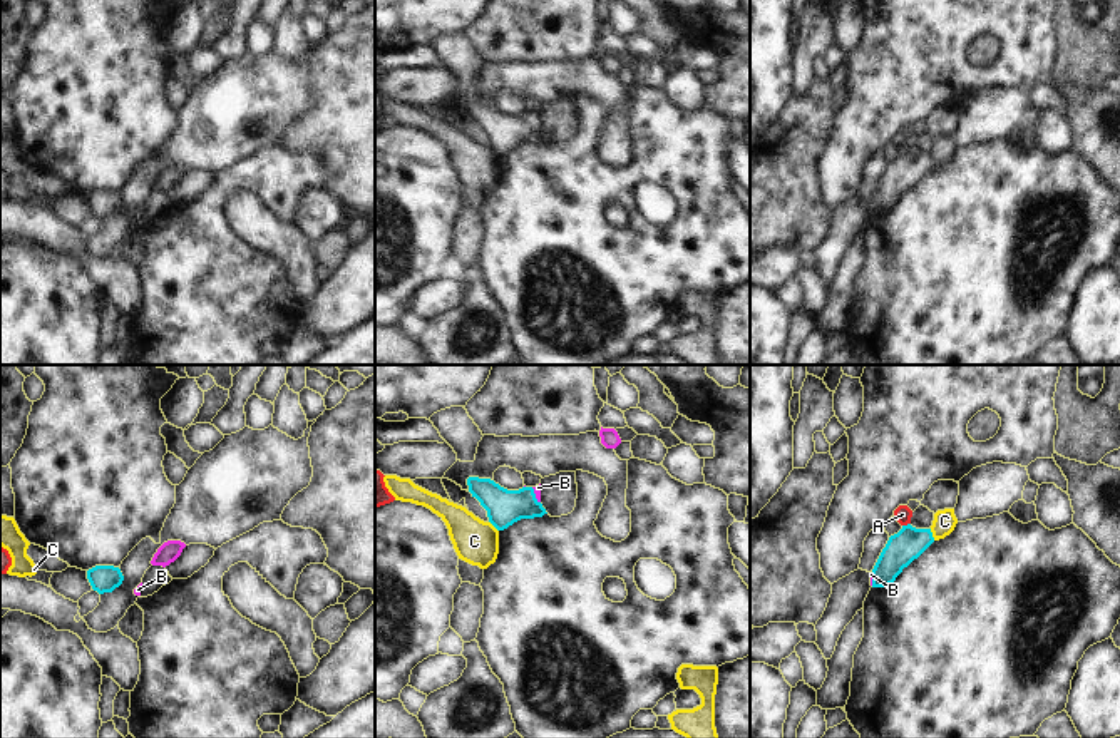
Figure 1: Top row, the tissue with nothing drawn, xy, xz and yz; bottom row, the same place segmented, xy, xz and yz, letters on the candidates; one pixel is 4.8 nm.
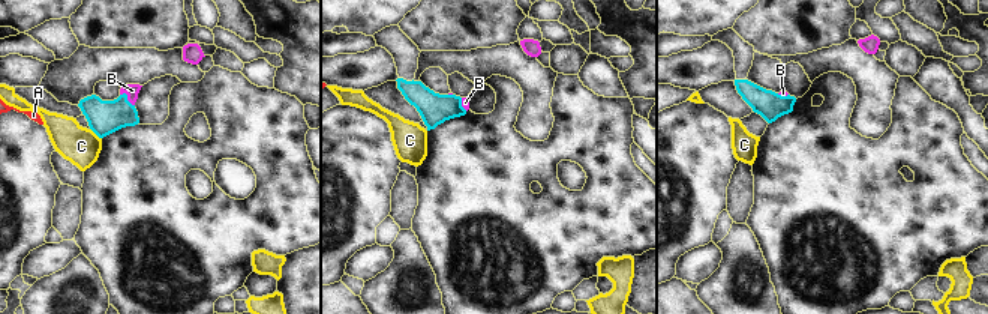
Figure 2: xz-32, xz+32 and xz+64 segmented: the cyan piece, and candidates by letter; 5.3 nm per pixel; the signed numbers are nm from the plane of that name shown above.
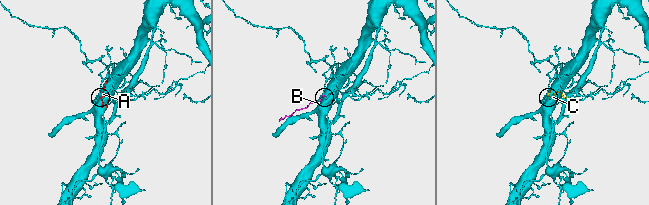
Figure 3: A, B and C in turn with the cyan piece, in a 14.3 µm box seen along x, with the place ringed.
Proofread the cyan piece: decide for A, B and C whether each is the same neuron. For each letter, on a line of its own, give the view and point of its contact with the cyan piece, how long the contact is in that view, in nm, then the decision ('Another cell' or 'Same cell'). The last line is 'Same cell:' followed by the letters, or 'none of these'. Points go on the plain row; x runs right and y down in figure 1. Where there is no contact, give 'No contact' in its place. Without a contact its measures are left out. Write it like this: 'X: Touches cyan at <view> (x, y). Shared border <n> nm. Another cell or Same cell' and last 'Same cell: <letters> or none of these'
A: Touches cyan at yz (908, 149). Shared border 40 nm. Another cell
B: Touches cyan at xz (534, 121). Shared border 90 nm. Same cell
C: Touches cyan at yz (931, 159). Shared border 60 nm. Another cell
Same cell: B.

